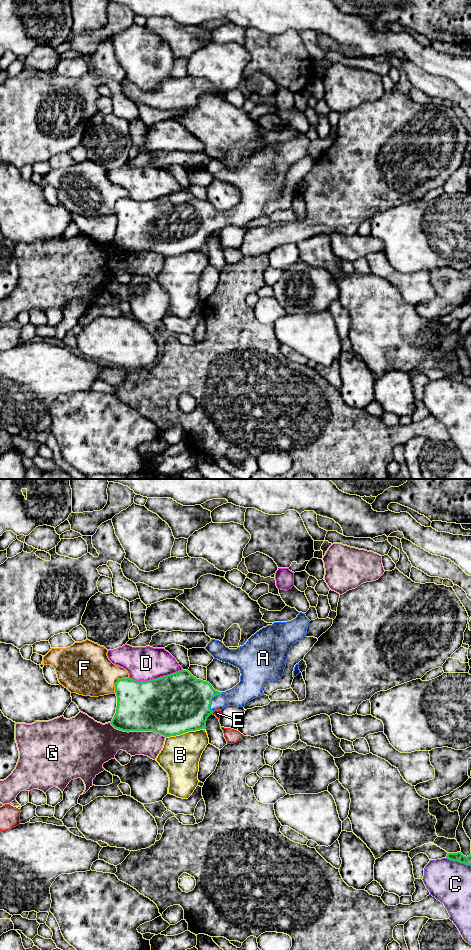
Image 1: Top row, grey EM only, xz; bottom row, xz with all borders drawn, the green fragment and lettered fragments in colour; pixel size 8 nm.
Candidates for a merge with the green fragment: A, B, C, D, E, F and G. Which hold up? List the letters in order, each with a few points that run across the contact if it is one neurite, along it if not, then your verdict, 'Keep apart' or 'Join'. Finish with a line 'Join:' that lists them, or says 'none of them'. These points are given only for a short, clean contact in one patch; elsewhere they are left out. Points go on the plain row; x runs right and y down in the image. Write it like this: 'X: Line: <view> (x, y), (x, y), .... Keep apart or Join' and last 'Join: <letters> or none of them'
A: Line: xz (179, 222), (210, 220), (220, 220), (239, 215). Join
B: Keep apart
C: Keep apart
D: Keep apart
E: Keep apart
F: Keep apart
G: Keep apart
Join: A

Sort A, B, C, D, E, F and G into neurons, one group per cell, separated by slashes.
A / B / C / D / E / F / G

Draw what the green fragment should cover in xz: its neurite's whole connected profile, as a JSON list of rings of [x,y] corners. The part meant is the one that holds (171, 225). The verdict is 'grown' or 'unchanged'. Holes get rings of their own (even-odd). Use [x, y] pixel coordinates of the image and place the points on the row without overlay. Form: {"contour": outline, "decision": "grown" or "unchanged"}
{"contour": [[[300,132],[291,141],[263,147],[237,169],[229,169],[221,161],[211,159],[205,169],[214,179],[237,187],[241,193],[240,202],[225,212],[215,210],[209,202],[197,199],[188,190],[149,201],[119,199],[115,204],[117,227],[111,245],[122,251],[153,251],[165,257],[205,249],[207,238],[215,230],[227,226],[244,227],[247,222],[264,215],[263,208],[269,201],[283,196],[290,168],[306,157],[309,142],[305,133]]], "decision": "grown"}

